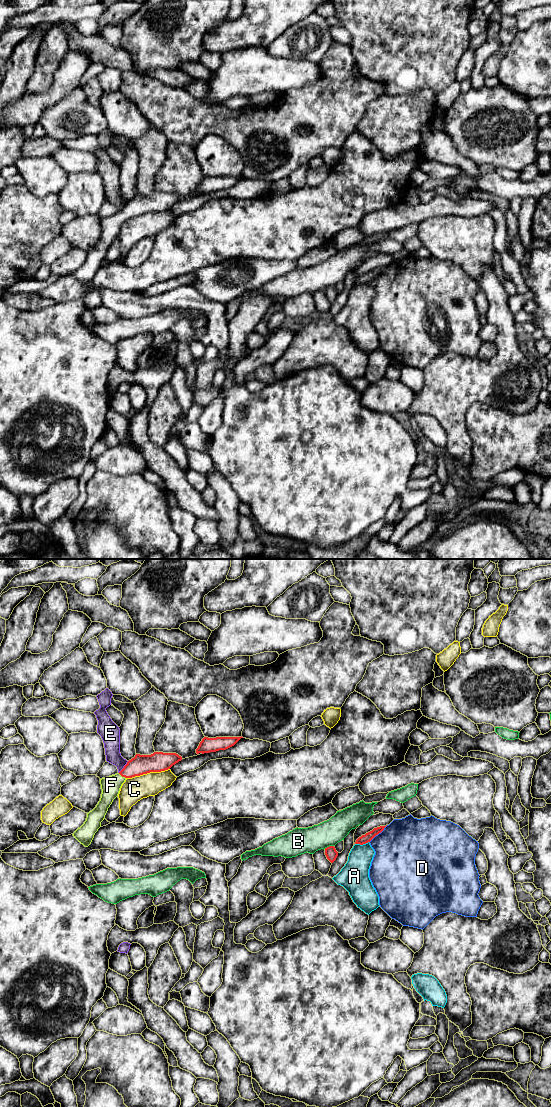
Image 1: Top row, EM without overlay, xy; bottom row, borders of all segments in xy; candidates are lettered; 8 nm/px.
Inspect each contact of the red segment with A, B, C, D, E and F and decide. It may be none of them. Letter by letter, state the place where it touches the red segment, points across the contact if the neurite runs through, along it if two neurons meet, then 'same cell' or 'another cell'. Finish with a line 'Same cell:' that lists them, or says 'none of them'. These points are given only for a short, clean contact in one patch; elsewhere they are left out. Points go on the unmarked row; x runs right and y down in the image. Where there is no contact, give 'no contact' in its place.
A: meets red in xy at (361, 284); another cell
B: meets red in xy at (329, 286); another cell
C: meets red in xy at (147, 212); another cell
D: meets red in xy at (378, 273); another cell
E: meets red in xy at (124, 207); border along xy (128, 201), (118, 212); another cell
F: meets red in xy at (122, 216); runs through xy (141, 204), (122, 216), (111, 225); same cell
Same cell: F

